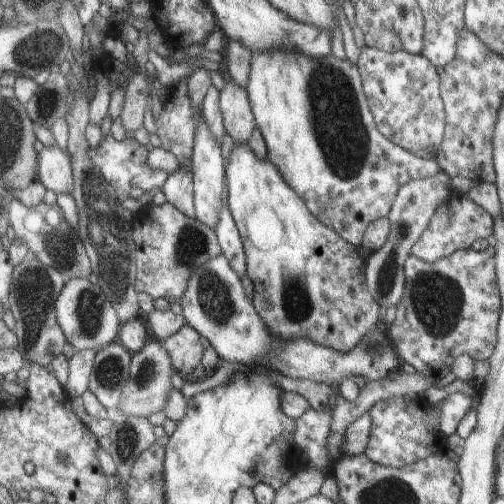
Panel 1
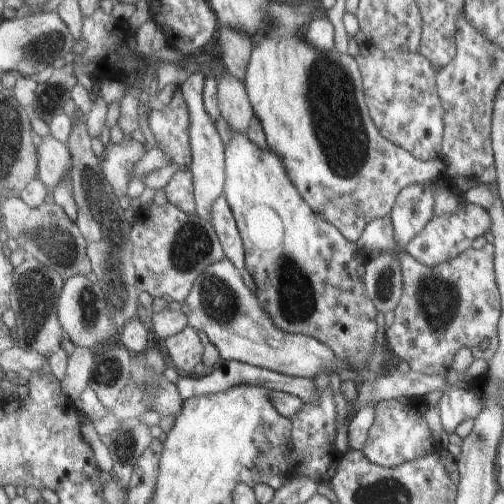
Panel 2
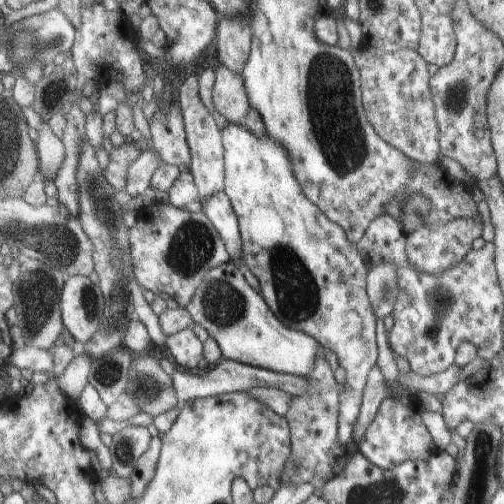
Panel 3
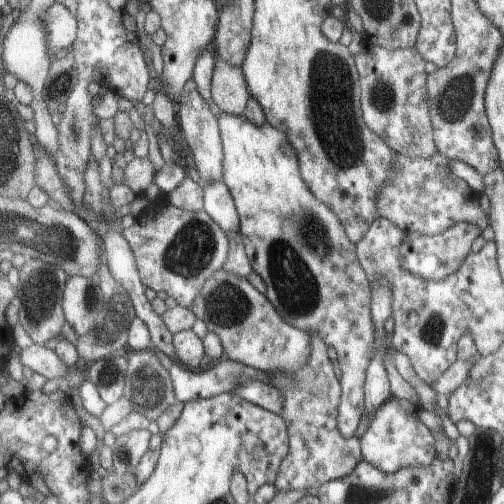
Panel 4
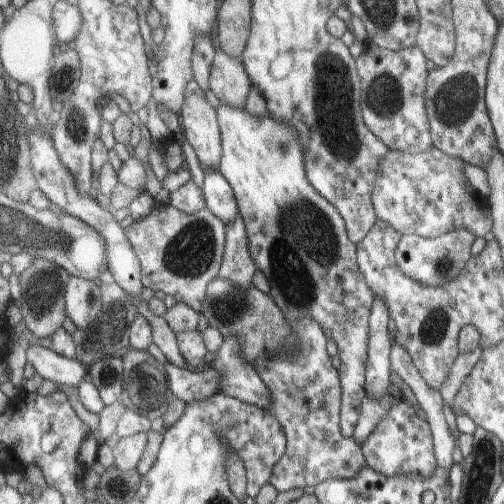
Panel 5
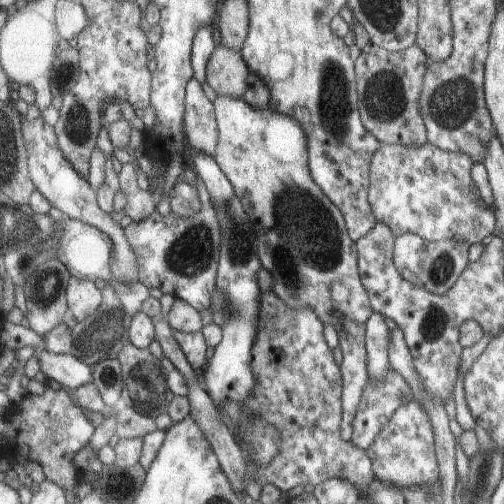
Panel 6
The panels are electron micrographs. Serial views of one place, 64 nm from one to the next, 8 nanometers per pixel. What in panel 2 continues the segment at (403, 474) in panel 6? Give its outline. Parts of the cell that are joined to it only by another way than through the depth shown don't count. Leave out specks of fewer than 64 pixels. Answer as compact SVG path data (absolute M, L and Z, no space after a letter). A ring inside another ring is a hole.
M393 398L375 404L375 420L369 428L367 442L363 446L363 454L377 466L395 468L405 462L423 458L437 450L437 442L431 438L427 422L419 408L409 402L409 398Z

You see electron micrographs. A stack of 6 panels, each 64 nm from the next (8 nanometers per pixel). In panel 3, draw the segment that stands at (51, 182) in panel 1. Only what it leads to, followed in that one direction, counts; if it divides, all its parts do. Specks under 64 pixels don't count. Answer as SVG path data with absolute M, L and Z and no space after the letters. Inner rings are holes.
M41 118L41 126L37 130L37 154L39 154L39 174L43 176L45 182L53 182L57 176L57 170L65 158L65 144L61 138L57 138L47 120Z

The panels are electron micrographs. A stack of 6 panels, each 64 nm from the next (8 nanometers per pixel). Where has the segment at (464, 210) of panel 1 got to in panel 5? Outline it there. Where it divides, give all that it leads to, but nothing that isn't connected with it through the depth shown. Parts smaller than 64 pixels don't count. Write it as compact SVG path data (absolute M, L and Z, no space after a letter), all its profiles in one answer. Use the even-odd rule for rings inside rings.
M467 230L447 232L443 236L437 236L435 240L425 240L415 234L401 236L395 250L395 260L405 276L431 288L443 288L465 270L465 264L471 260L471 244L475 240L477 238L473 236L473 232L467 232Z

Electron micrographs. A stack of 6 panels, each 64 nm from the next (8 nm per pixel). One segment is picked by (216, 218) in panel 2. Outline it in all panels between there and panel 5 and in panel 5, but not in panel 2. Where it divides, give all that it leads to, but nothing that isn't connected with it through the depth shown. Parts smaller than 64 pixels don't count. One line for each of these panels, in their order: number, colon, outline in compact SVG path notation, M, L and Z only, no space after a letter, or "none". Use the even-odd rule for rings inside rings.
3: M221 190L213 194L211 198L203 200L203 212L211 220L211 224L217 228L223 244L227 246L227 252L231 254L231 260L241 256L243 254L241 228L239 228L239 220L229 196Z
4: M215 182L203 186L203 212L207 212L215 224L219 224L229 240L239 232L239 214L235 200L227 188L227 184Z
5: M203 168L203 196L205 196L205 208L209 208L217 218L221 218L225 224L233 222L237 216L237 200L231 184L219 170L207 170Z

